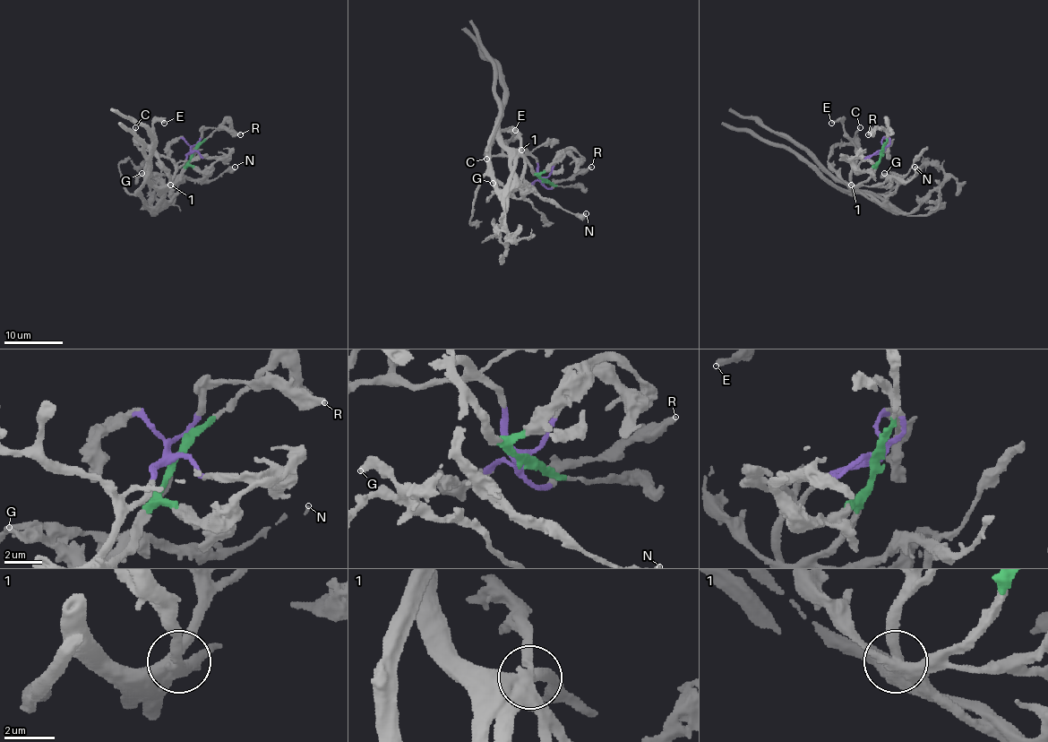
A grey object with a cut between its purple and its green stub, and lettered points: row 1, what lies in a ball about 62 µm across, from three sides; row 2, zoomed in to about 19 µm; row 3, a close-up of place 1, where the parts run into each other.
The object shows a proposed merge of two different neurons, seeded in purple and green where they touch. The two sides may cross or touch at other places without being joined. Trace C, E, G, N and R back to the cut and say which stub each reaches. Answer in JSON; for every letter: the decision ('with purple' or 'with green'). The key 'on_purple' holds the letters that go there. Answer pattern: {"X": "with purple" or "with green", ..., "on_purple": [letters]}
{"C": "with green", "E": "with purple", "G": "with green", "N": "with green", "R": "with purple", "on_purple": ["E", "R"]}

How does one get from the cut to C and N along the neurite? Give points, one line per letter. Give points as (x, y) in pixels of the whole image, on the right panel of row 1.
C: (880, 152), (871, 174), (857, 185), (848, 185), (828, 162), (828, 157), (836, 146), (853, 139), (860, 127)
N: (880, 152), (864, 185), (879, 185), (892, 176), (908, 181), (915, 173), (914, 167)

